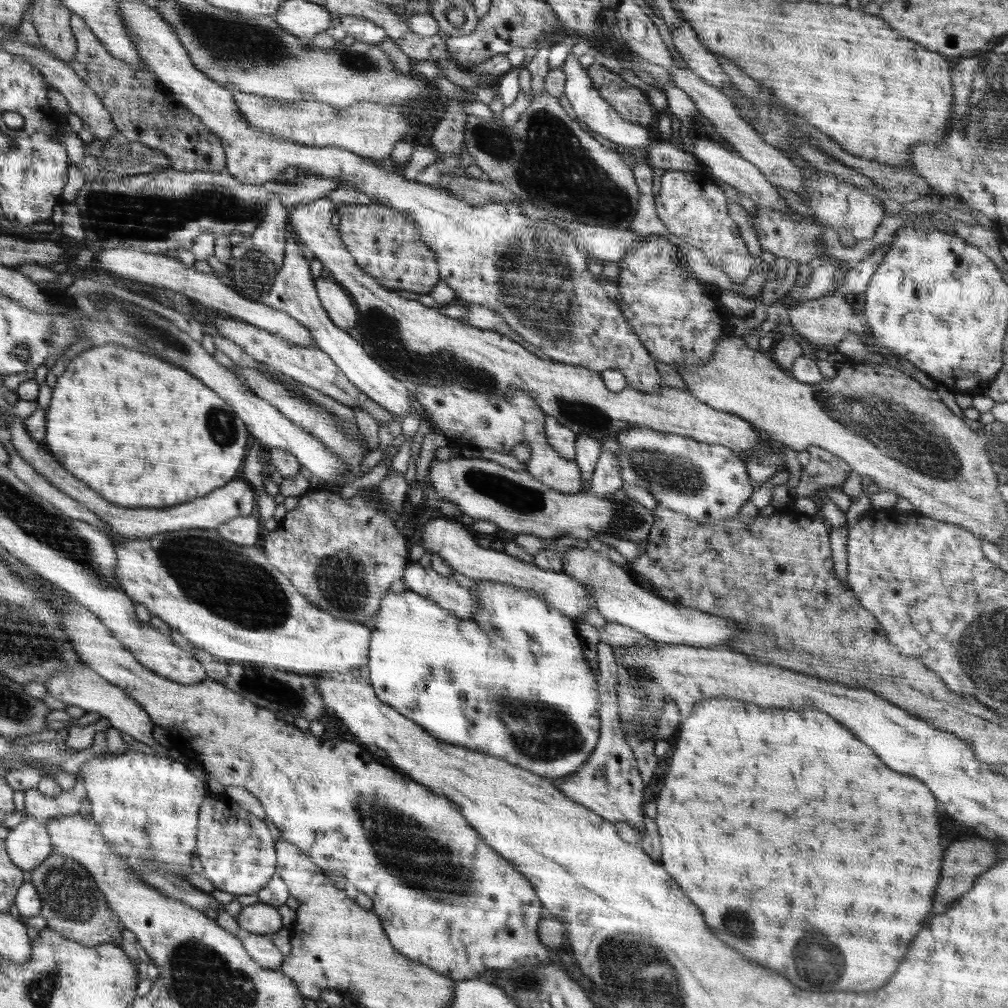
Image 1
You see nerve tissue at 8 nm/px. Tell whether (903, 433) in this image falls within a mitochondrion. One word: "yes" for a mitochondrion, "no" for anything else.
yes

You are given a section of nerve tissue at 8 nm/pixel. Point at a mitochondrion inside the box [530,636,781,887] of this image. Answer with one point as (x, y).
(634, 712)

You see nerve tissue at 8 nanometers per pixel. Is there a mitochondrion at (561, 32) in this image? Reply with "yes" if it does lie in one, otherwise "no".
no

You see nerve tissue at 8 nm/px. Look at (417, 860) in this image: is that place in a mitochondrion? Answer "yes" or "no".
yes

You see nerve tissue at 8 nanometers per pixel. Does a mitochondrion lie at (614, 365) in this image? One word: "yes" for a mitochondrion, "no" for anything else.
no

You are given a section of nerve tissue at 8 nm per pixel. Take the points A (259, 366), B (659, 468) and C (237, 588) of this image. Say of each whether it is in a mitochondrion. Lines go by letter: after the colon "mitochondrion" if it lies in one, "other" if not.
A: other
B: mitochondrion
C: mitochondrion

